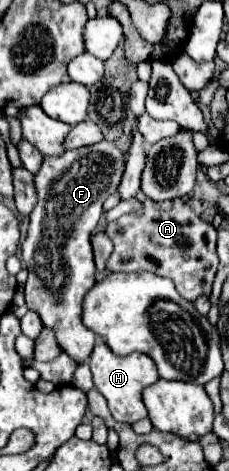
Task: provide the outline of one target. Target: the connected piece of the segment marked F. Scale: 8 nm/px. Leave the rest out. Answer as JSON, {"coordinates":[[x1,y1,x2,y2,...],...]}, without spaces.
{"coordinates":[[99,141,83,149,65,151,59,157,43,157,39,173,35,173,37,205,31,211,31,225,27,239,23,241,23,261,29,271,25,283,25,303,27,309,39,313,43,327,55,333,57,345,67,353,77,365,89,359,95,343,95,333,81,323,81,303,85,293,95,285,95,263,91,251,91,233,103,213,103,201,113,195,119,187,121,173,125,167,125,155,111,143]]}

